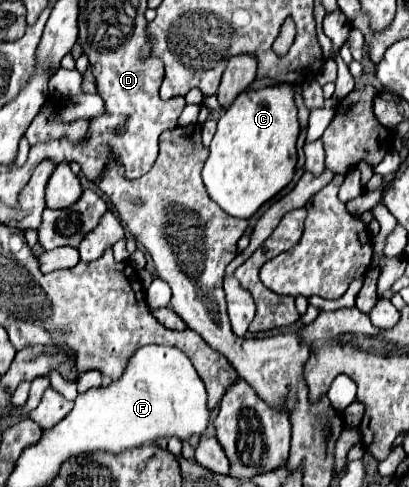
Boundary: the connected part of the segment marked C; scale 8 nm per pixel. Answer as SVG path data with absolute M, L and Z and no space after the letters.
M290 83L262 89L248 89L218 119L216 135L210 143L210 157L202 169L208 195L232 217L250 219L268 199L282 191L294 177L298 107L296 91Z

